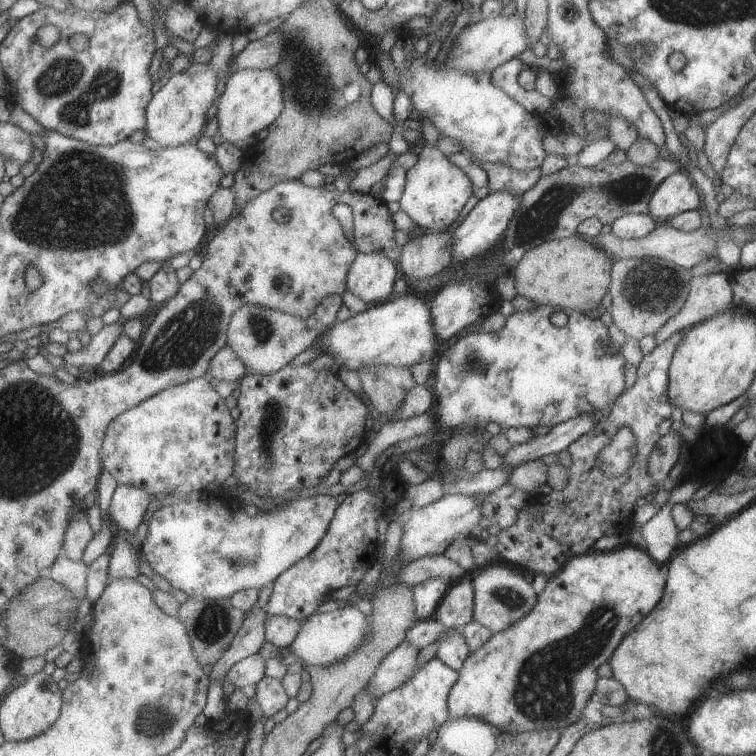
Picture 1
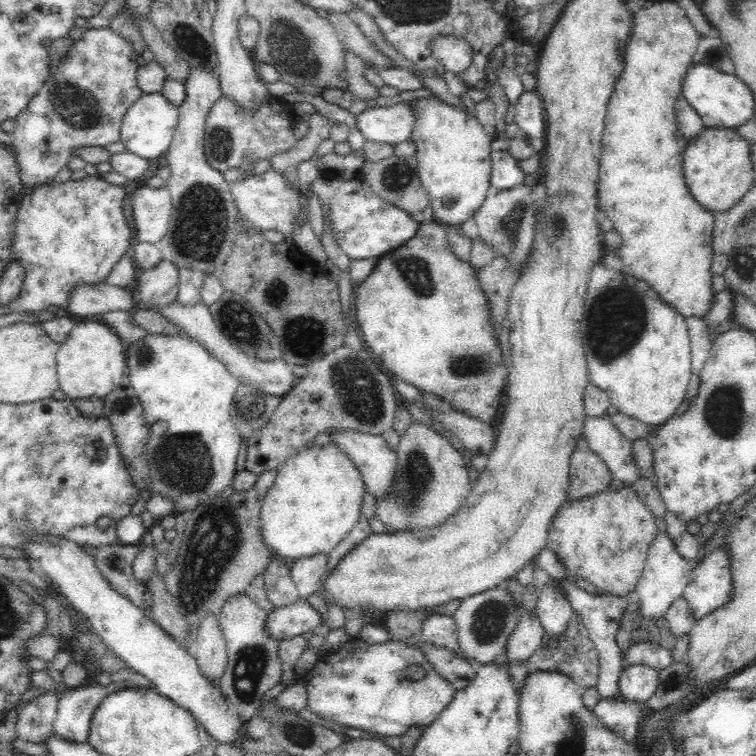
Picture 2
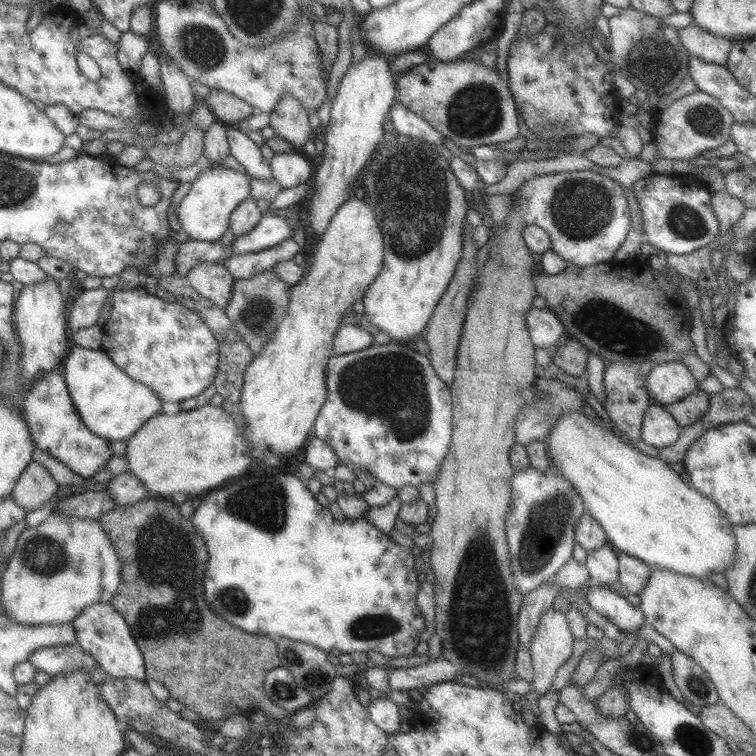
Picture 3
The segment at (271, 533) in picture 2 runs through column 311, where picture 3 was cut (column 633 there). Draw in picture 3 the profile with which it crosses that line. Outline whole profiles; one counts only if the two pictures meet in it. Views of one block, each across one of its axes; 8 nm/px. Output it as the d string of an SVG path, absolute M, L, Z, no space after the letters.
M575 410L575 412L569 412L569 414L561 414L561 416L555 420L555 424L551 426L549 436L543 440L543 443L545 443L545 452L548 455L551 465L555 465L561 475L573 485L573 489L577 491L577 495L579 495L581 501L583 501L584 510L591 513L593 519L599 523L599 526L605 531L606 542L616 551L625 552L629 554L629 556L634 556L650 567L671 570L671 572L675 572L675 574L689 574L689 576L695 576L695 578L709 578L713 572L715 572L715 574L723 574L723 572L733 564L733 558L735 558L735 537L733 537L733 533L731 533L732 524L725 519L725 515L721 513L721 510L719 510L719 507L717 507L713 501L707 499L707 497L701 495L699 491L691 487L683 474L675 473L664 461L642 454L634 447L631 447L628 441L616 433L606 429L604 430L601 425L595 423L592 418L585 416L581 410Z

